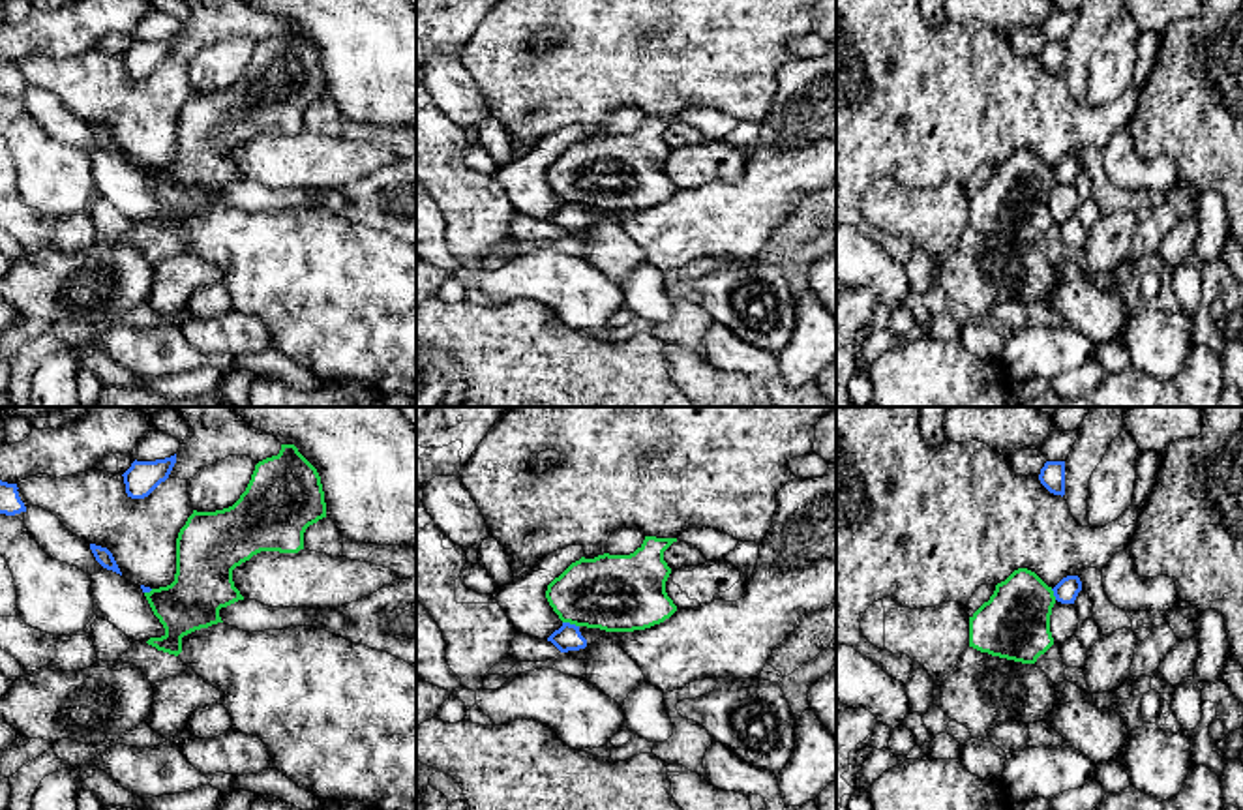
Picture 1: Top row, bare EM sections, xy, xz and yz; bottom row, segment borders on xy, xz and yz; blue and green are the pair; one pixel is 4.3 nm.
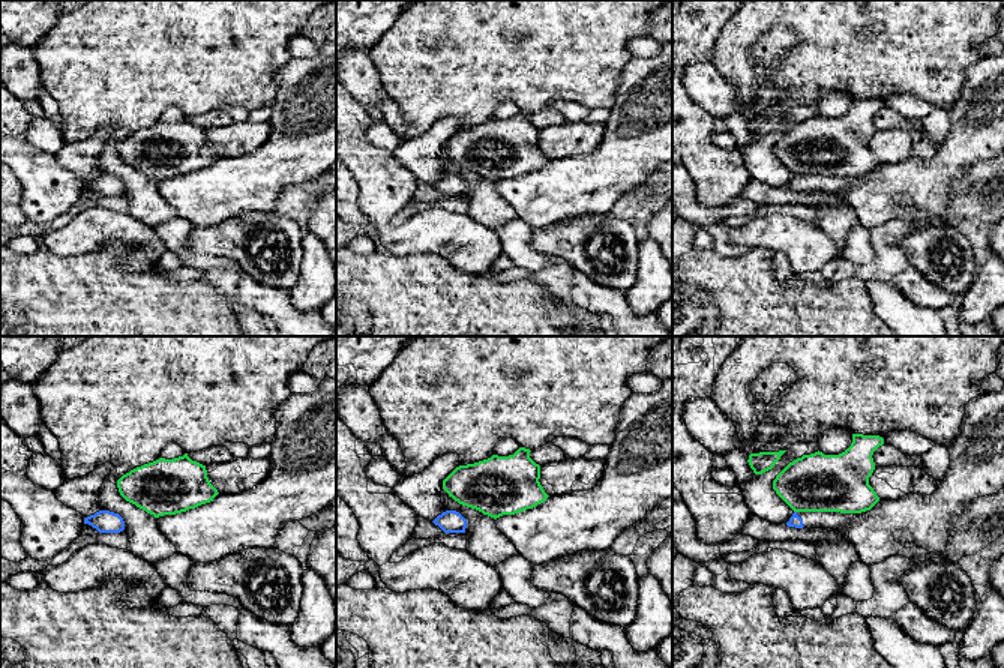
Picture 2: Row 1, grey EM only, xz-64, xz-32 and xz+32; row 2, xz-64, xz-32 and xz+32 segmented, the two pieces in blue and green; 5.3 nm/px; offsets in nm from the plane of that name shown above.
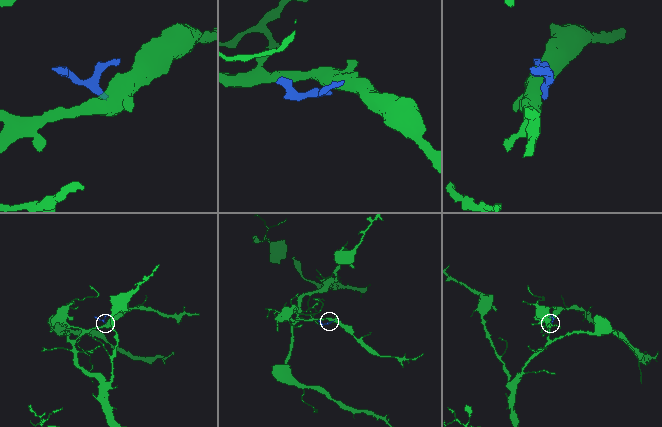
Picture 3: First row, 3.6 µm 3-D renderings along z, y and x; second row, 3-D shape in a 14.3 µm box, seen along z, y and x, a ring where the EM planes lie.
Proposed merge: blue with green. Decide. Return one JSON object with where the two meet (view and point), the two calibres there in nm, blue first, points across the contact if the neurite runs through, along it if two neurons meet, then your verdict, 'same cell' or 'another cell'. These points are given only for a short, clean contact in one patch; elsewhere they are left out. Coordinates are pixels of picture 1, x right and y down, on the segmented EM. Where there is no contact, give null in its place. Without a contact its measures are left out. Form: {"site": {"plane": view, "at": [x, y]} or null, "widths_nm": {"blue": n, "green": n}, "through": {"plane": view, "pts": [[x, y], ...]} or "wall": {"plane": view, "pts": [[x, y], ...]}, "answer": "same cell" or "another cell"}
{"site": {"plane": "xz", "at": [569, 623]}, "widths_nm": {"blue": 110, "green": 340}, "wall": {"plane": "xz", "pts": [[563, 621], [578, 627]]}, "answer": "another cell"}

